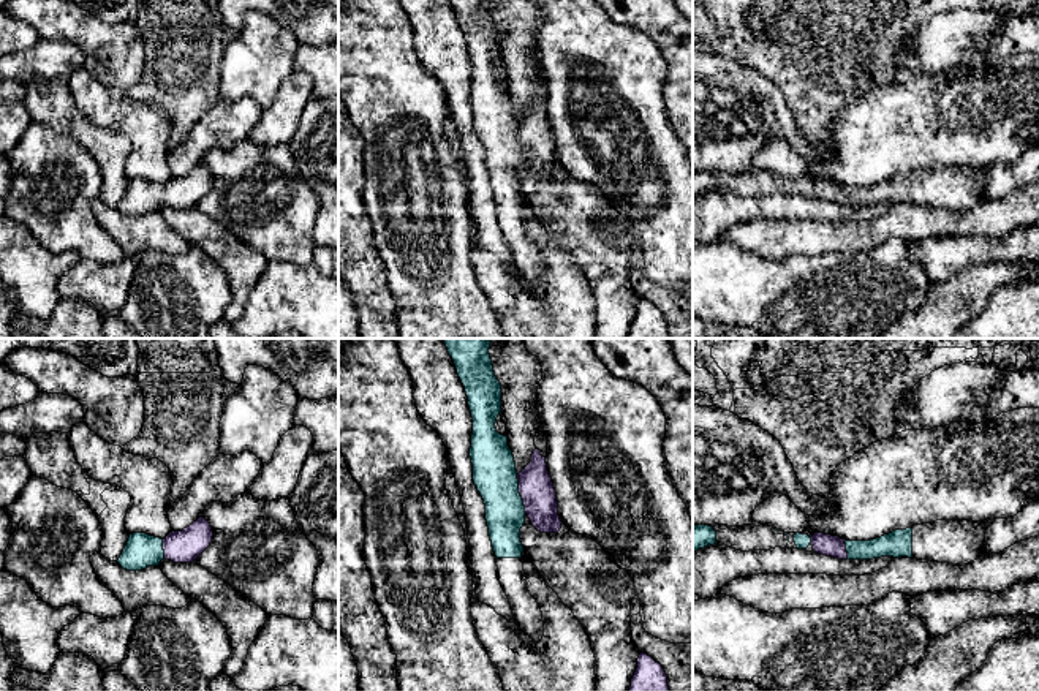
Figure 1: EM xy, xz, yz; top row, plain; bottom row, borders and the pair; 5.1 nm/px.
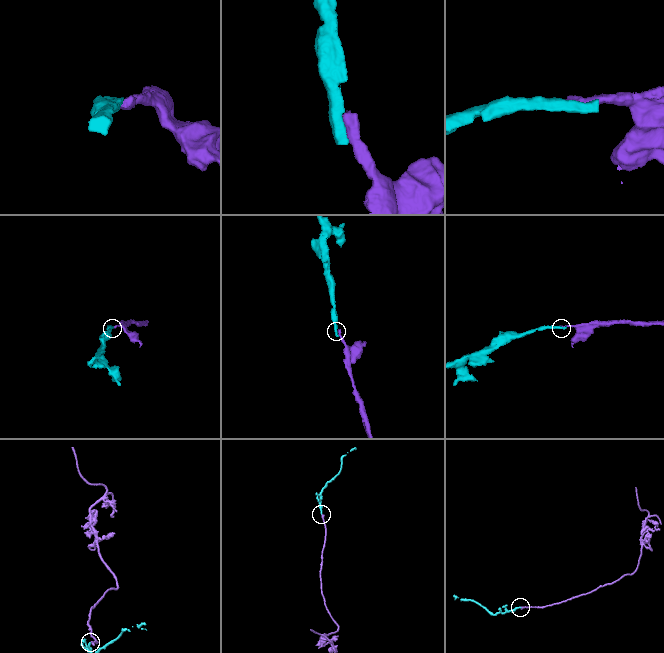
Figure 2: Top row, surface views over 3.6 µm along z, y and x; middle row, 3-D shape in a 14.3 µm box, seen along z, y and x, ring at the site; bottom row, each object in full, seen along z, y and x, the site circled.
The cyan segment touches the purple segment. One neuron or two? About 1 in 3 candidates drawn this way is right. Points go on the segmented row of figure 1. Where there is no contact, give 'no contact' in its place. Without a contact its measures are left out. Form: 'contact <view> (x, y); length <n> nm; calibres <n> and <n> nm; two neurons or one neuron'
contact xz (519, 494); length 200 nm; calibres 220 and 180 nm; one neuron

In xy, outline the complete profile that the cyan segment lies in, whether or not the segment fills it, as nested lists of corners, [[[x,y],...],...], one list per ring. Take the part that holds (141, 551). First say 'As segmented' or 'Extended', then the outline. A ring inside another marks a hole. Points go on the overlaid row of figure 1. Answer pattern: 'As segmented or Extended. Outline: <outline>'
Extended. Outline: [[[199,517],[182,531],[171,531],[164,539],[133,533],[117,563],[127,571],[158,566],[161,560],[193,563],[210,546],[212,536],[212,527],[204,517]]]

